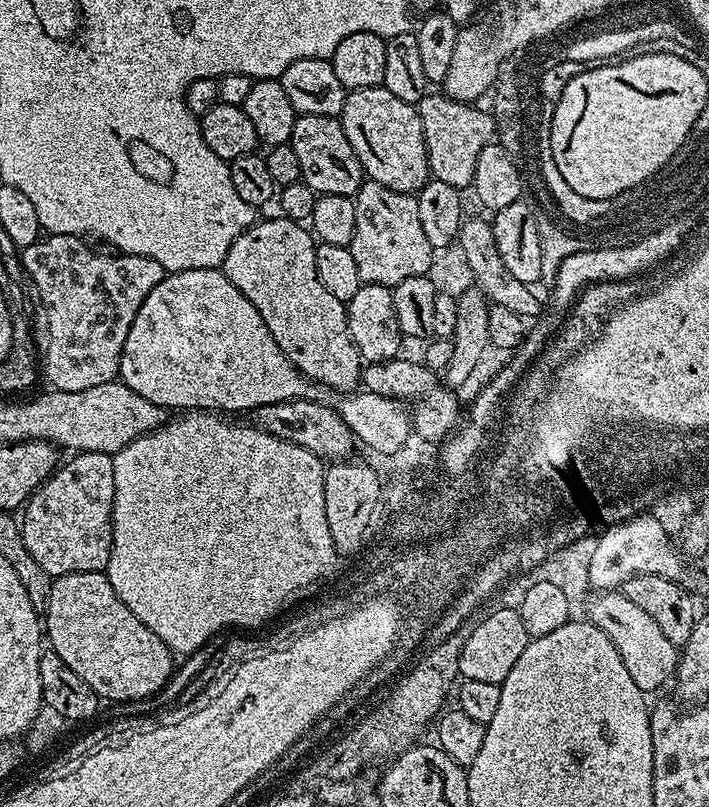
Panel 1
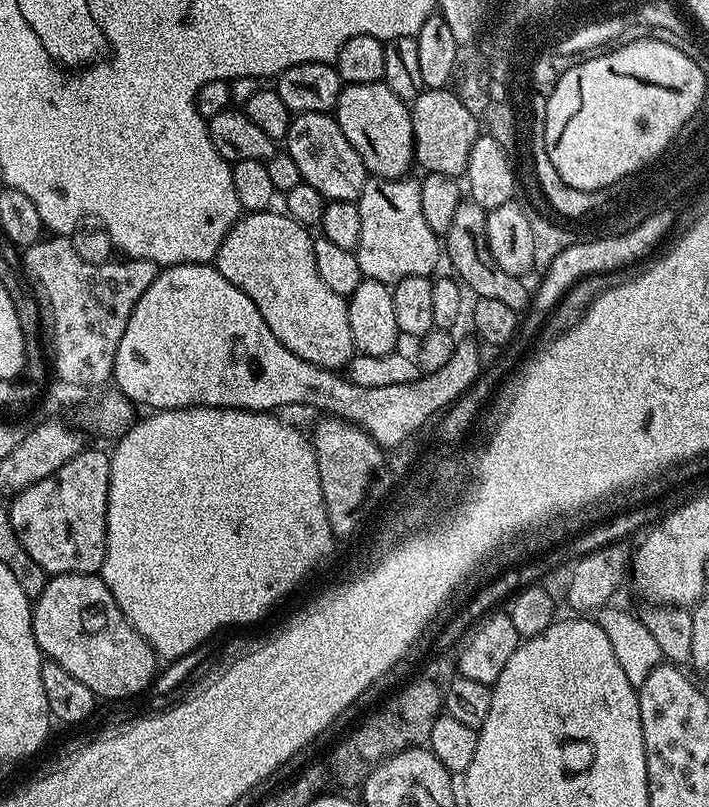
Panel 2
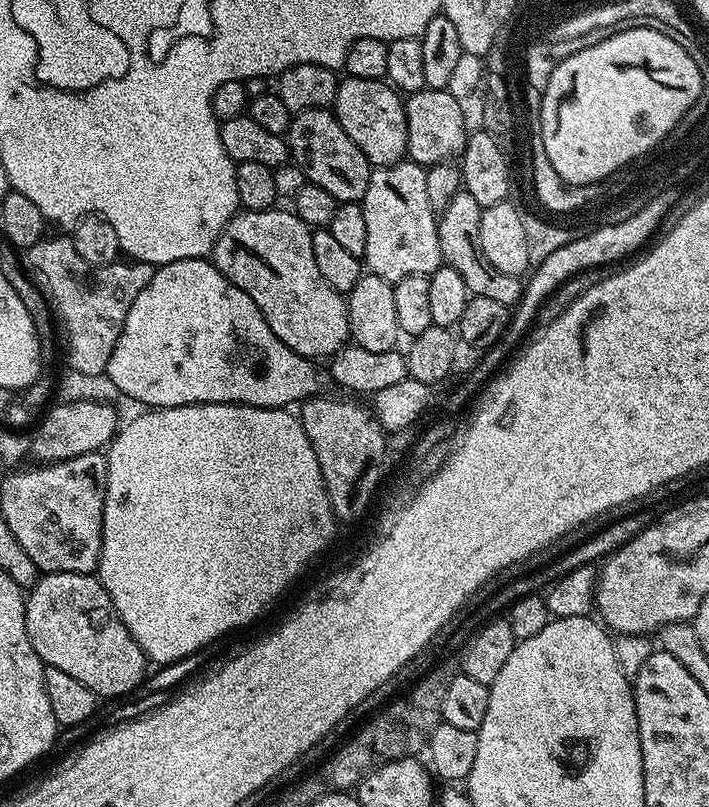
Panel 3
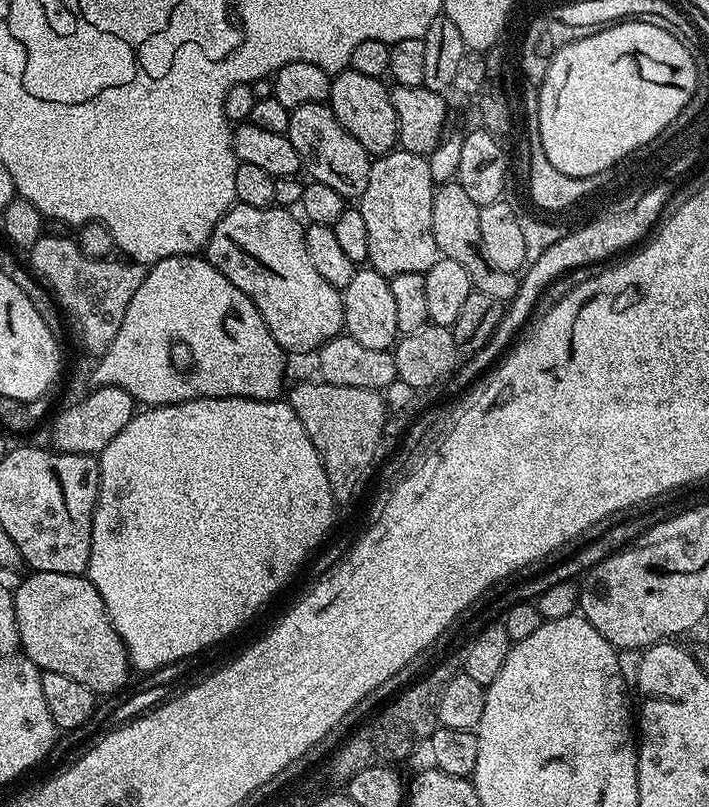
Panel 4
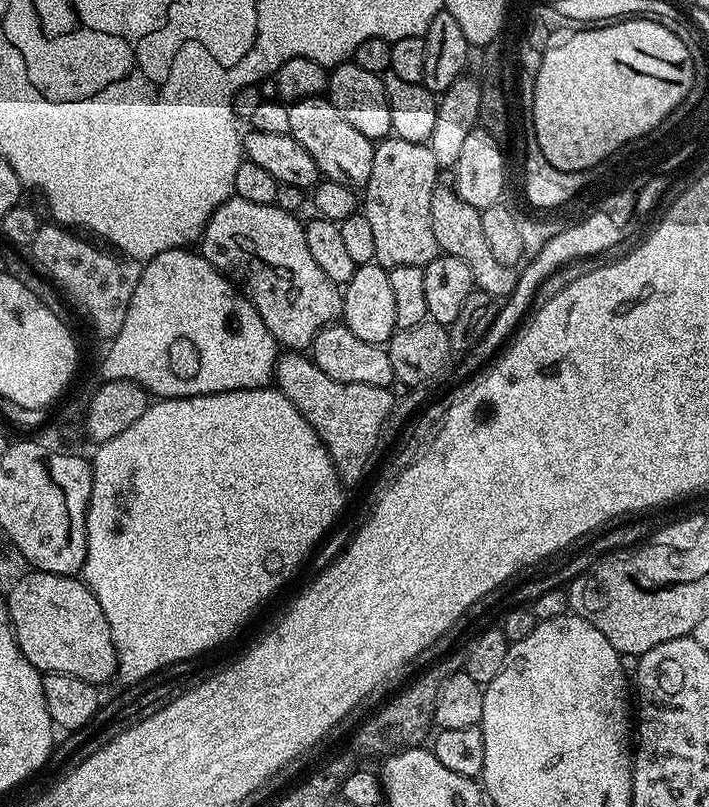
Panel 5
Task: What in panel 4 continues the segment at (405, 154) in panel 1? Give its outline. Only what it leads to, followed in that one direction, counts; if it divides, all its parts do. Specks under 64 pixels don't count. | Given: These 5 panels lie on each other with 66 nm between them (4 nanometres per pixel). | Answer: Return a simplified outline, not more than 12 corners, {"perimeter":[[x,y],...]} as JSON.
{"perimeter":[[351,70],[327,103],[369,156],[397,147],[389,85]]}

